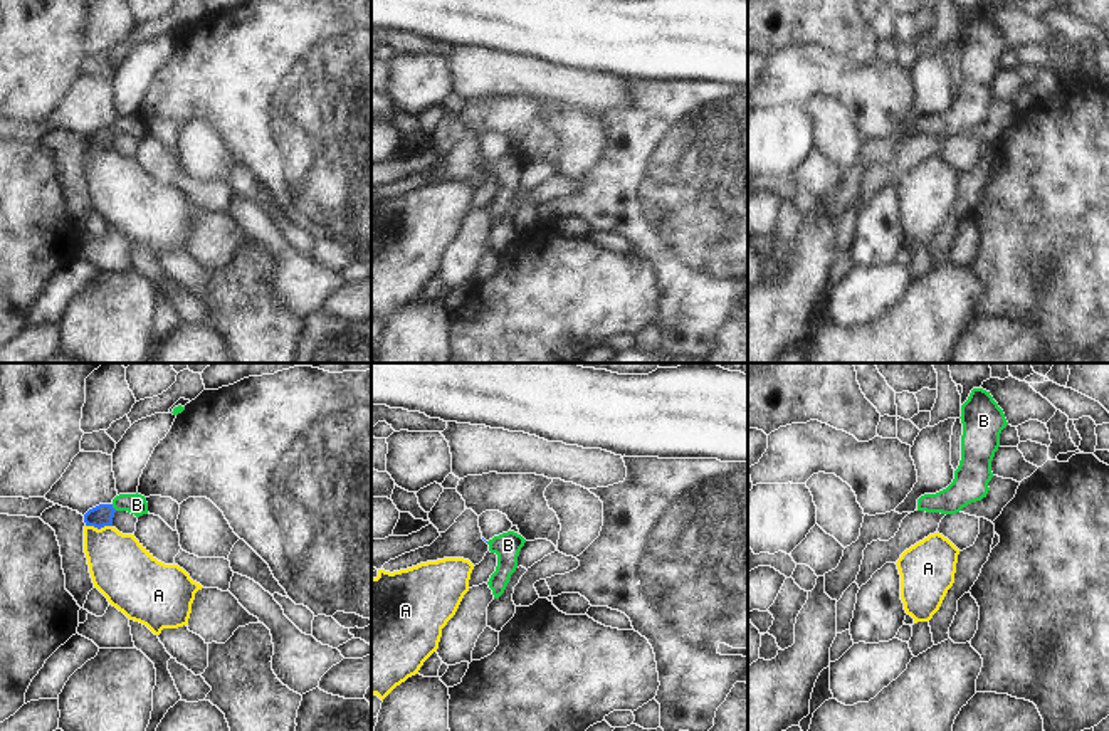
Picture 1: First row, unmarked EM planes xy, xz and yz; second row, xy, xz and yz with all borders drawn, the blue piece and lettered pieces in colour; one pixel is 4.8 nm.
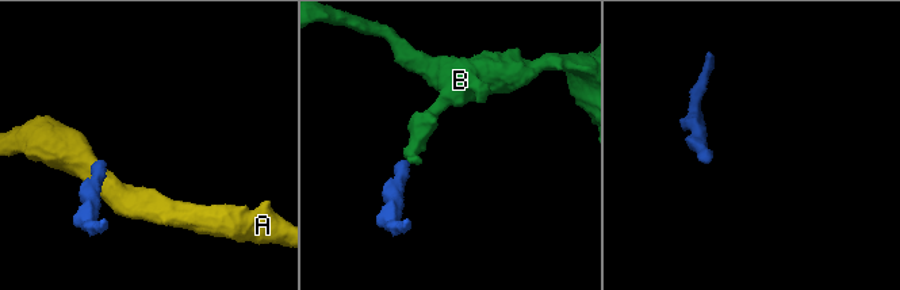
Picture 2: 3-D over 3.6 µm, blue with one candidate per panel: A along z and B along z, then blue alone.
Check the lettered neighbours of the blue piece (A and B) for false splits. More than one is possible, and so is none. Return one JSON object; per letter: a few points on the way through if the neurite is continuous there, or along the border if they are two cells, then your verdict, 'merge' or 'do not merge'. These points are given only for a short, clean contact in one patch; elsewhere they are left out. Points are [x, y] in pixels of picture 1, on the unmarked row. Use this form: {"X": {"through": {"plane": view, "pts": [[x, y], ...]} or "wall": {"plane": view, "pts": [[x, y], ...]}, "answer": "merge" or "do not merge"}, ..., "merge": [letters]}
{"A": {"wall": {"plane": "xy", "pts": [[86, 148], [98, 152], [111, 150]]}, "answer": "do not merge"}, "B": {"through": {"plane": "xy", "pts": [[99, 140], [113, 131], [136, 128]]}, "answer": "merge"}, "merge": ["B"]}

